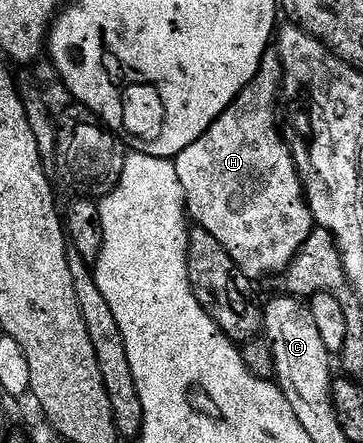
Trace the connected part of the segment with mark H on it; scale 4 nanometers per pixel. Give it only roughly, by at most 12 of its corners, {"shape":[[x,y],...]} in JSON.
{"shape":[[268,51],[174,158],[190,220],[252,279],[313,228]]}

